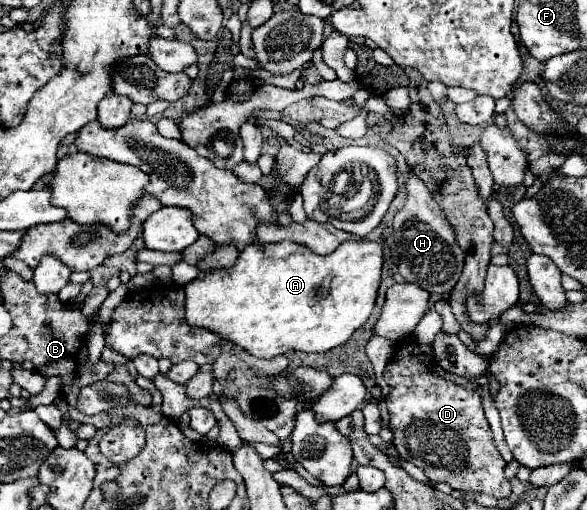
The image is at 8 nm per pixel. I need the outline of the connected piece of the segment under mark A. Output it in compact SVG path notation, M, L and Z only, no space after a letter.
M292 241L248 245L232 267L210 269L204 277L186 283L186 321L204 327L222 339L232 341L254 357L270 359L286 351L322 353L350 339L350 335L366 323L372 313L382 273L382 247L374 241L344 241L330 255L314 255L310 249Z

